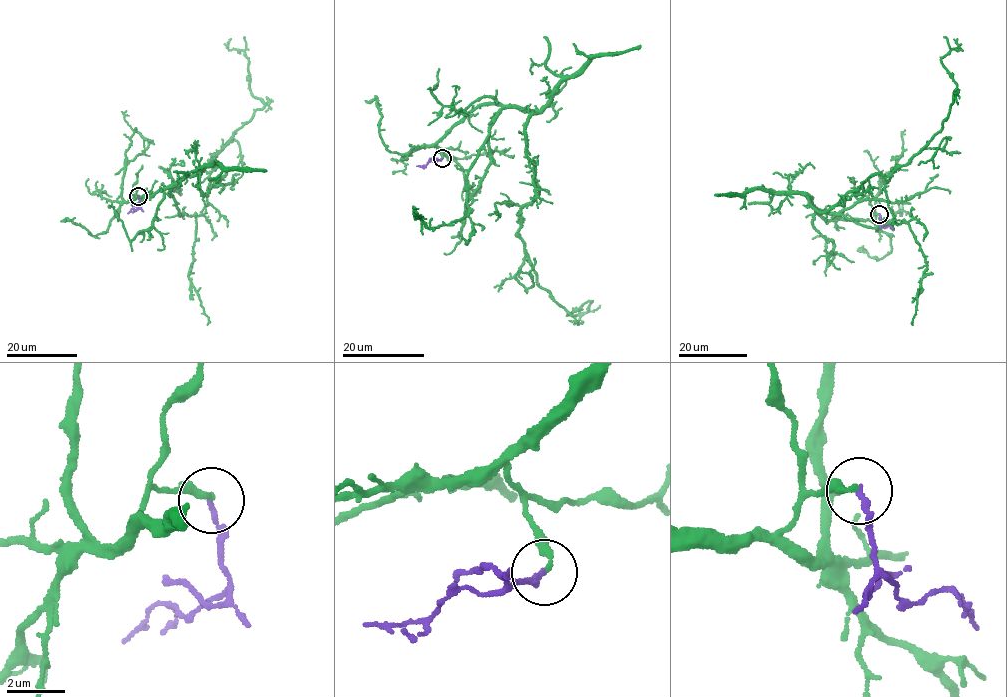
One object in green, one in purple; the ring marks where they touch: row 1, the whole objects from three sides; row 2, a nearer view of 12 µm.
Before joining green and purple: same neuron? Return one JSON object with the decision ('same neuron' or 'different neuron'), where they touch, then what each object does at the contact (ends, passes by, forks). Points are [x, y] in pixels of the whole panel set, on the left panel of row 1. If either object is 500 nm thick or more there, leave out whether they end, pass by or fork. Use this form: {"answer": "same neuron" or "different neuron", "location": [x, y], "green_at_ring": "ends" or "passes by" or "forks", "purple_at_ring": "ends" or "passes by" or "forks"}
{"answer": "different neuron", "location": [138, 196], "green_at_ring": "ends", "purple_at_ring": "ends"}

